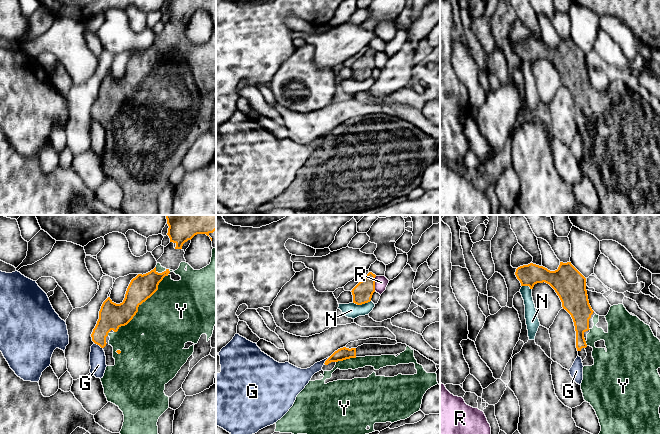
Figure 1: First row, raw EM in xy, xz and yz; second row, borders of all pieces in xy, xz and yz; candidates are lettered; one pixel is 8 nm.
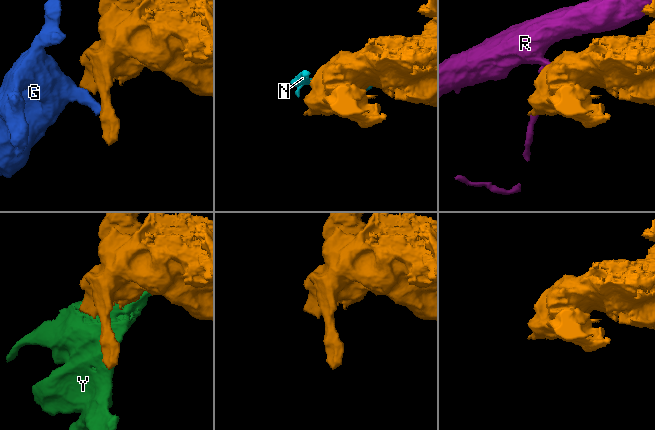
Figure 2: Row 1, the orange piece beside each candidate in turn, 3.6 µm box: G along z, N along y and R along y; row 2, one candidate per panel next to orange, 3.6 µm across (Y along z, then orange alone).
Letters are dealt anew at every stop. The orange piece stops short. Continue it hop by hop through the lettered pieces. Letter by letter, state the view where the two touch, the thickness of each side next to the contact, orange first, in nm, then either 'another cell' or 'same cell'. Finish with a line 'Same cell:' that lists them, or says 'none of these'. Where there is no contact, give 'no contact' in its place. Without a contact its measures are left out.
G: meets orange in xy; 200 nm thick on the orange side, 130 nm on the other; another cell
N: meets orange in xz; 160 nm thick on the orange side, 120 nm on the other; another cell
R: meets orange in xz; 160 nm thick on the orange side, 110 nm on the other; another cell
Y: meets orange in xy; 200 nm thick on the orange side, 460 nm on the other; same cell
Same cell: Y

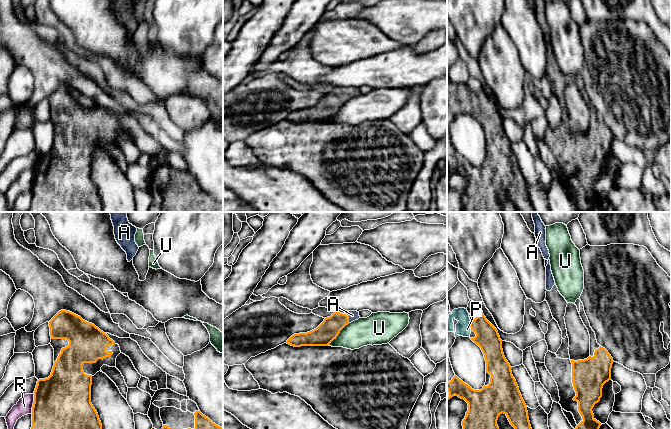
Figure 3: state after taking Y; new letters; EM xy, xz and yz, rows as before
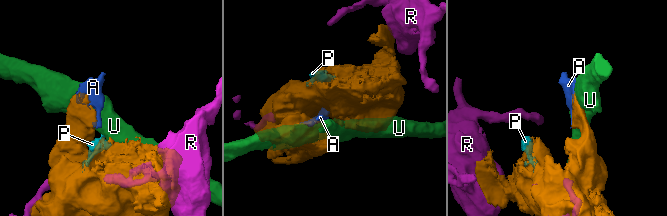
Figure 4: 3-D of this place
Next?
A: meets orange in xz; 170 nm thick on the orange side, 80 nm on the other; same cell
P: meets orange in yz; 190 nm thick on the orange side, 120 nm on the other; same cell
R: meets orange in xy; 500 nm thick on the orange side, 130 nm on the other; another cell
U: meets orange in xz; 170 nm thick on the orange side, 220 nm on the other; another cell
Same cell: A, P

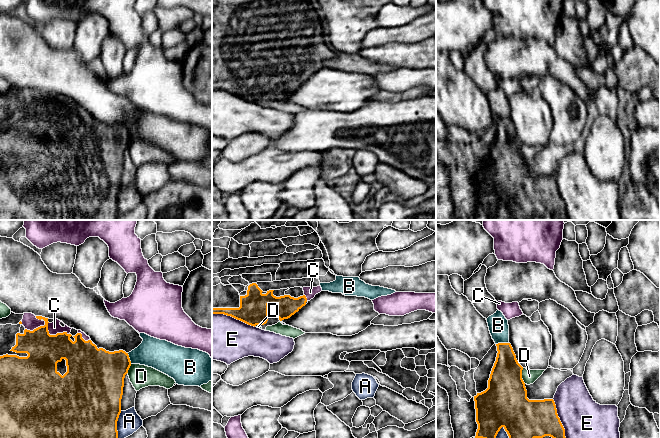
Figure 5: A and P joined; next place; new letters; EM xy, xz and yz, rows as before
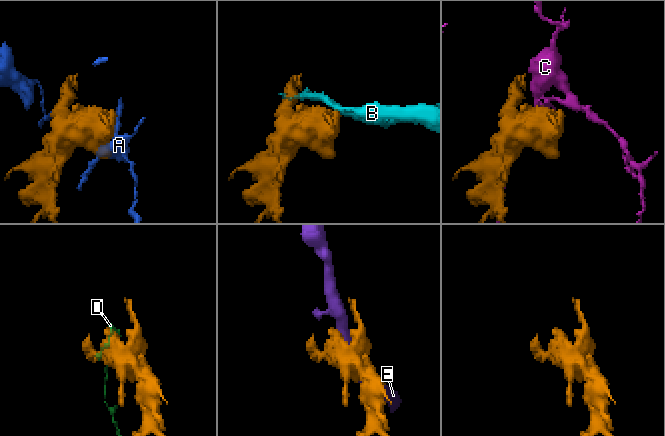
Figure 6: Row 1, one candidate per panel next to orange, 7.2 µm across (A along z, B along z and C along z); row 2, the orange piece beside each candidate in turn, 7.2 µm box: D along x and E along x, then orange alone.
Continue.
A: meets orange in xy; 500 nm thick on the orange side, 180 nm on the other; another cell
B: meets orange in yz; 240 nm thick on the orange side, 160 nm on the other; another cell
C: meets orange in xy; 280 nm thick on the orange side, 90 nm on the other; another cell
D: meets orange in yz; 360 nm thick on the orange side, 110 nm on the other; another cell
E: meets orange in yz; 320 nm thick on the orange side, 420 nm on the other; another cell
Same cell: none of these

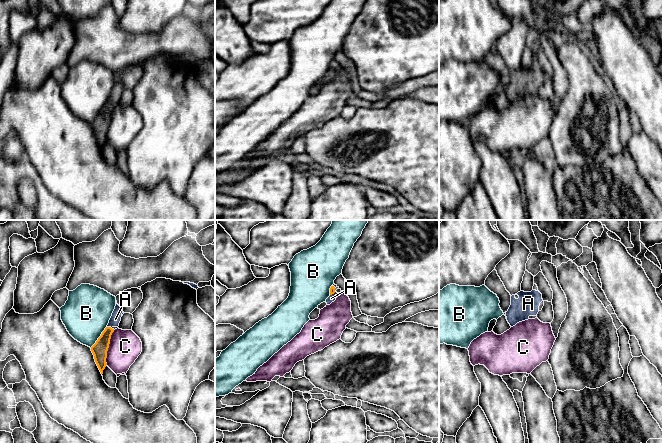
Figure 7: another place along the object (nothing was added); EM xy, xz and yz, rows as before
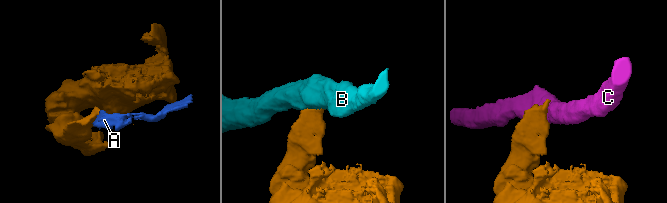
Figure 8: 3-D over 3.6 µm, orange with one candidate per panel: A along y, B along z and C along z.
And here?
A: meets orange in xy; 120 nm thick on the orange side, 90 nm on the other; same cell
B: meets orange in xy; 120 nm thick on the orange side, 380 nm on the other; another cell
C: meets orange in xy; 120 nm thick on the orange side, 260 nm on the other; another cell
Same cell: A

